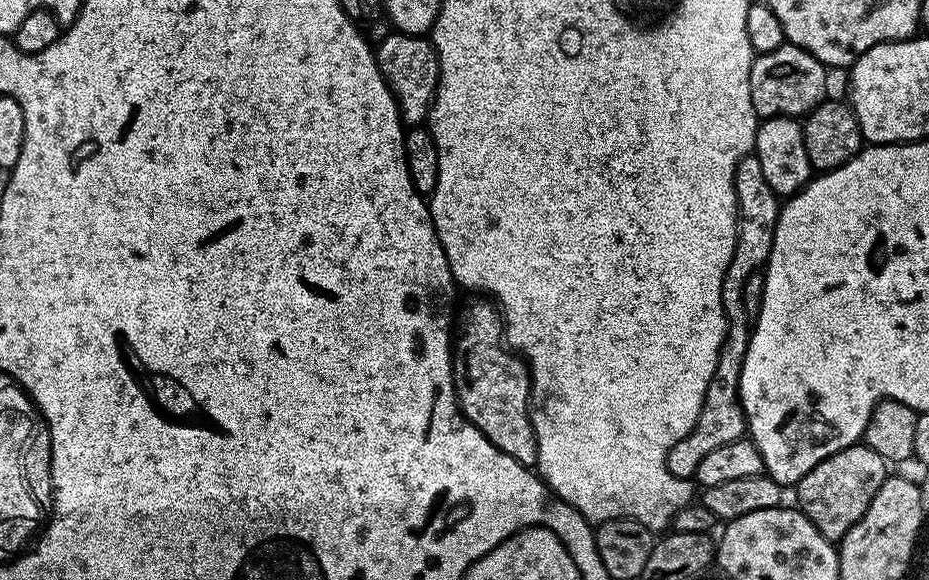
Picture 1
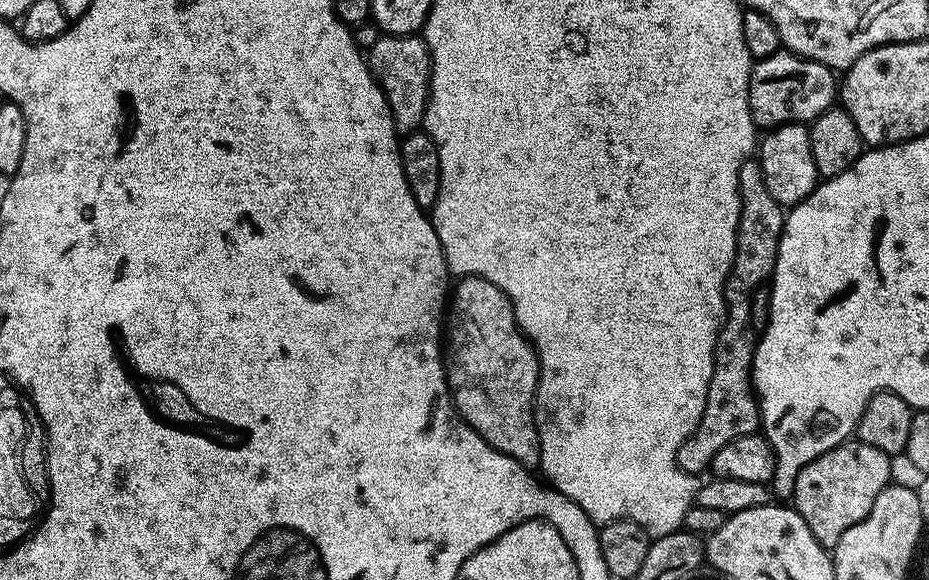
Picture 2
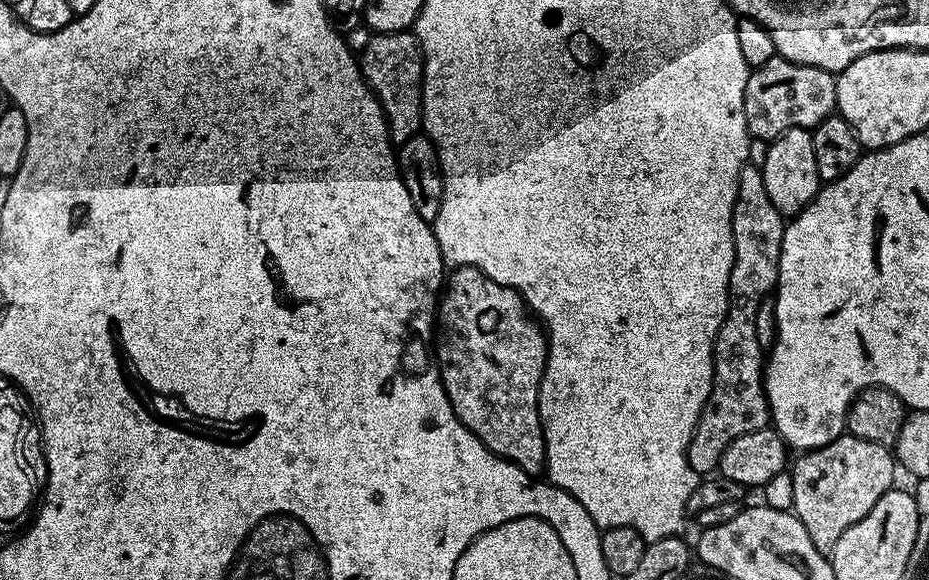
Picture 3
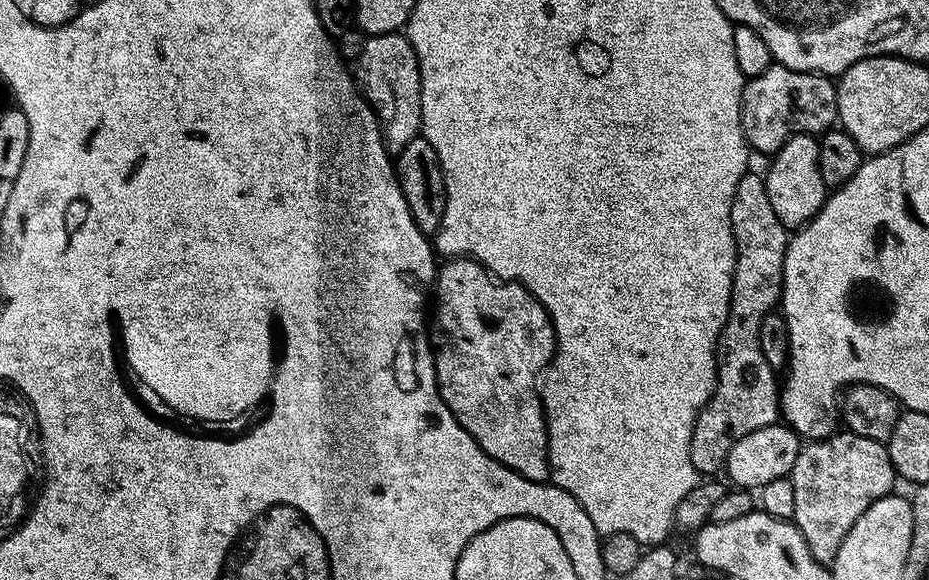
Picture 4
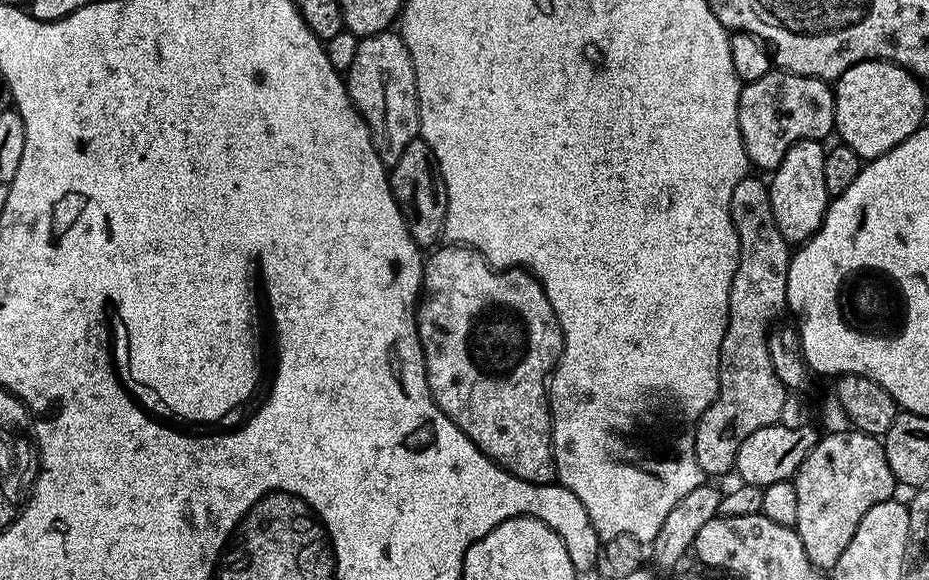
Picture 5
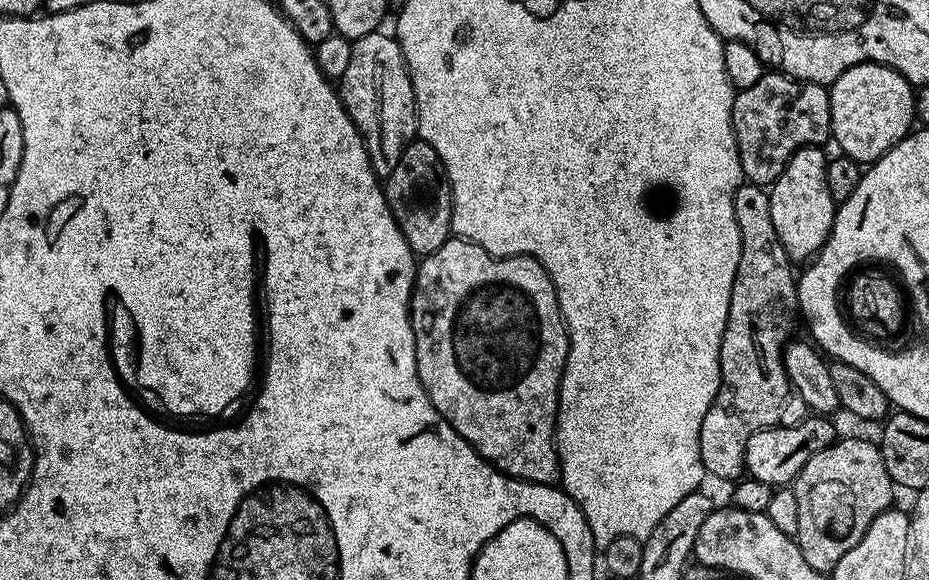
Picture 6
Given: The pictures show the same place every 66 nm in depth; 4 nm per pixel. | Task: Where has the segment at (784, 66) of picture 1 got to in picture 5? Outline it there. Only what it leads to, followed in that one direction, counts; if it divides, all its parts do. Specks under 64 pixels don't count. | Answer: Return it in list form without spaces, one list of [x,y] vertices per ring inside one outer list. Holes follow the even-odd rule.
[[[773,70],[768,72],[762,78],[758,78],[754,82],[744,84],[740,90],[740,97],[738,98],[738,130],[742,134],[742,142],[744,143],[744,149],[748,155],[748,163],[753,169],[759,170],[764,174],[771,174],[775,172],[776,167],[782,162],[782,158],[786,158],[786,150],[790,150],[790,146],[794,146],[798,142],[803,140],[819,140],[821,142],[827,141],[827,136],[833,135],[836,127],[836,93],[833,85],[826,80],[819,80],[813,76],[799,76],[793,72],[786,72],[783,70]]]

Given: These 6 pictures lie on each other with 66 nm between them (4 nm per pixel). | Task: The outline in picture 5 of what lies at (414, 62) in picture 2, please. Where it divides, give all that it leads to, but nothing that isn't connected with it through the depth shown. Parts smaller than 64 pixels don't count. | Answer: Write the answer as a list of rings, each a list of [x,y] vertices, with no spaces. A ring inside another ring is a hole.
[[[389,30],[365,36],[358,46],[354,66],[346,73],[352,104],[362,114],[374,142],[374,150],[385,168],[392,169],[402,150],[420,135],[420,103],[416,93],[414,66],[399,31]]]

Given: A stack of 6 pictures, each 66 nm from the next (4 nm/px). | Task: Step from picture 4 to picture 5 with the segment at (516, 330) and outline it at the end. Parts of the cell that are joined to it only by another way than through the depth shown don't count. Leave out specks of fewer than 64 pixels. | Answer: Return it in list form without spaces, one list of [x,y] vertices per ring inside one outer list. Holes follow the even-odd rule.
[[[449,243],[448,248],[437,247],[433,256],[429,255],[424,261],[424,282],[416,309],[416,325],[418,326],[418,338],[422,342],[424,361],[426,362],[426,378],[432,391],[434,402],[482,450],[484,456],[490,457],[499,468],[505,468],[510,474],[522,478],[531,484],[550,484],[556,480],[556,459],[552,457],[552,415],[548,409],[548,378],[552,375],[560,355],[564,349],[564,339],[558,318],[550,306],[550,298],[542,290],[542,286],[536,281],[531,272],[518,268],[501,270],[493,268],[481,252],[472,248],[465,248],[462,244]]]

